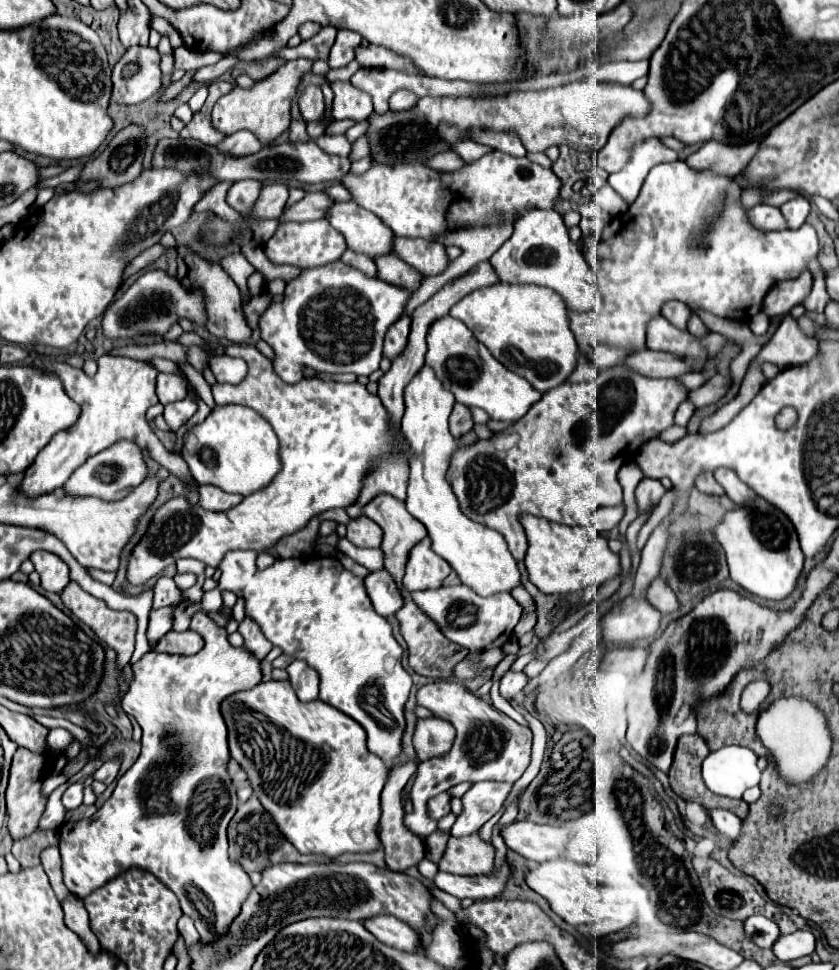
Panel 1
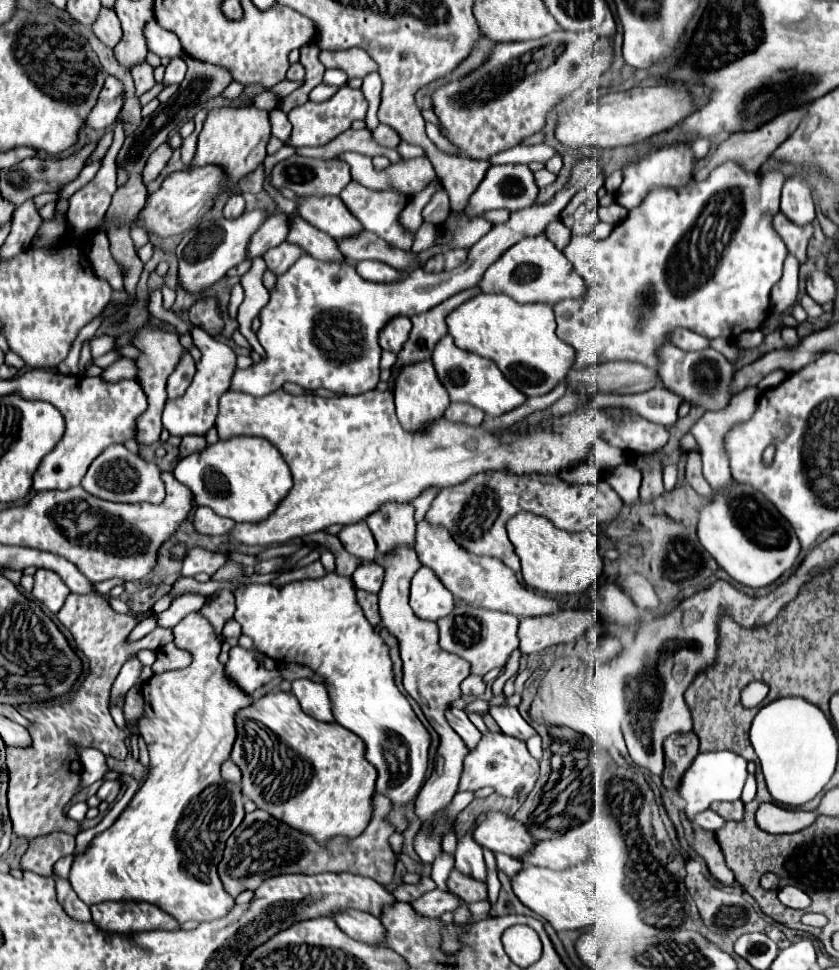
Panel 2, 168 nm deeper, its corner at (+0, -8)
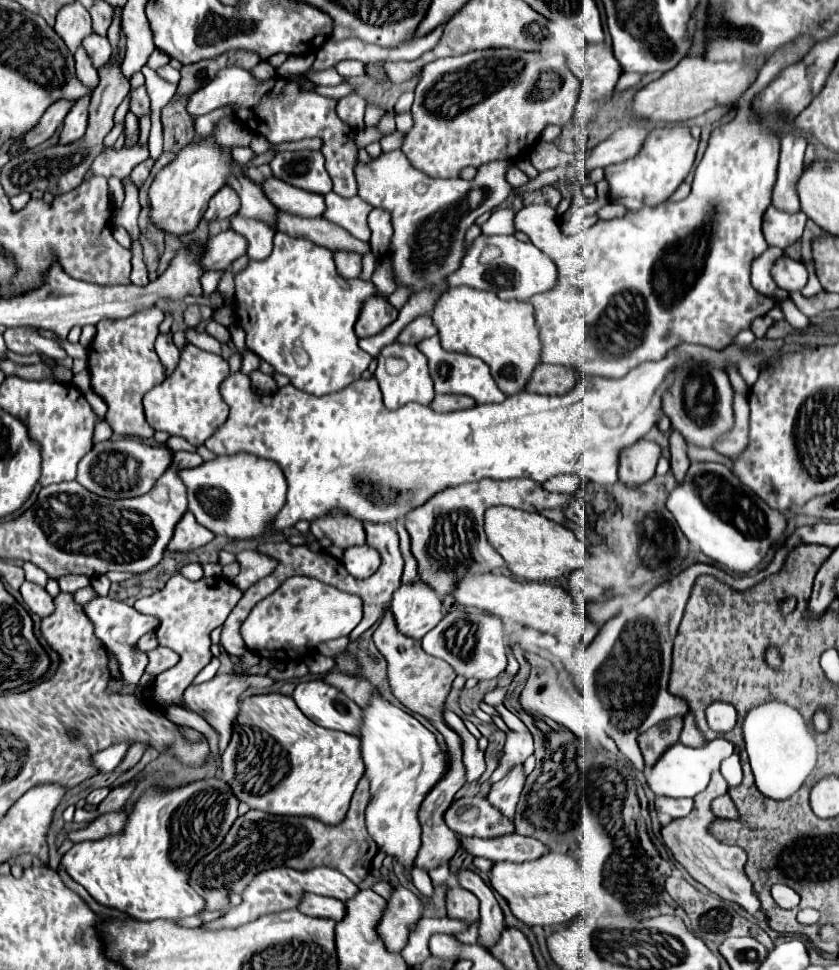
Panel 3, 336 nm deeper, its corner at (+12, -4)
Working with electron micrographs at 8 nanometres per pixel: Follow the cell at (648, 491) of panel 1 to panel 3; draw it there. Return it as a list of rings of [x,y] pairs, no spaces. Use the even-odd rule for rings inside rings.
[[[639,440],[619,456],[619,480],[627,486],[639,486],[655,476],[661,450],[655,442]]]

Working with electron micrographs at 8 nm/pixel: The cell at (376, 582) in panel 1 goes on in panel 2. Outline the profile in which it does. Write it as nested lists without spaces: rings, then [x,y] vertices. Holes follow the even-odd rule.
[[[365,562],[353,572],[353,582],[359,590],[377,594],[383,584],[383,568],[375,562]]]

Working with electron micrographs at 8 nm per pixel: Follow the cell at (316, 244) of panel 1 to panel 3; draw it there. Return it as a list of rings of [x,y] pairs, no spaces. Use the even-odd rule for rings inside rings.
[[[235,214],[233,220],[229,222],[229,230],[233,230],[235,234],[243,234],[245,236],[249,258],[263,260],[267,254],[271,254],[273,230],[267,230],[265,222],[243,218],[243,216]]]

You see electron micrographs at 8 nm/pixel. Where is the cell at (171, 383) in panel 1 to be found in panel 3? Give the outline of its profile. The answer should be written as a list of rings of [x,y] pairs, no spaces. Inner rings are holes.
[[[159,332],[157,342],[155,342],[155,350],[157,350],[157,354],[159,354],[159,358],[161,358],[167,374],[171,374],[175,370],[175,364],[179,362],[179,354],[181,354],[179,348],[173,344],[171,336],[173,336],[171,332],[167,332],[167,334]]]

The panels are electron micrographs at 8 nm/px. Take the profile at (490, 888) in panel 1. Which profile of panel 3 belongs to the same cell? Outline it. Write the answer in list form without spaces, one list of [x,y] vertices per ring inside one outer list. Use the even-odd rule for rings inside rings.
[[[397,886],[387,900],[383,916],[377,924],[377,934],[387,952],[399,954],[409,938],[409,924],[417,922],[423,914],[423,900],[407,890],[405,886]]]

